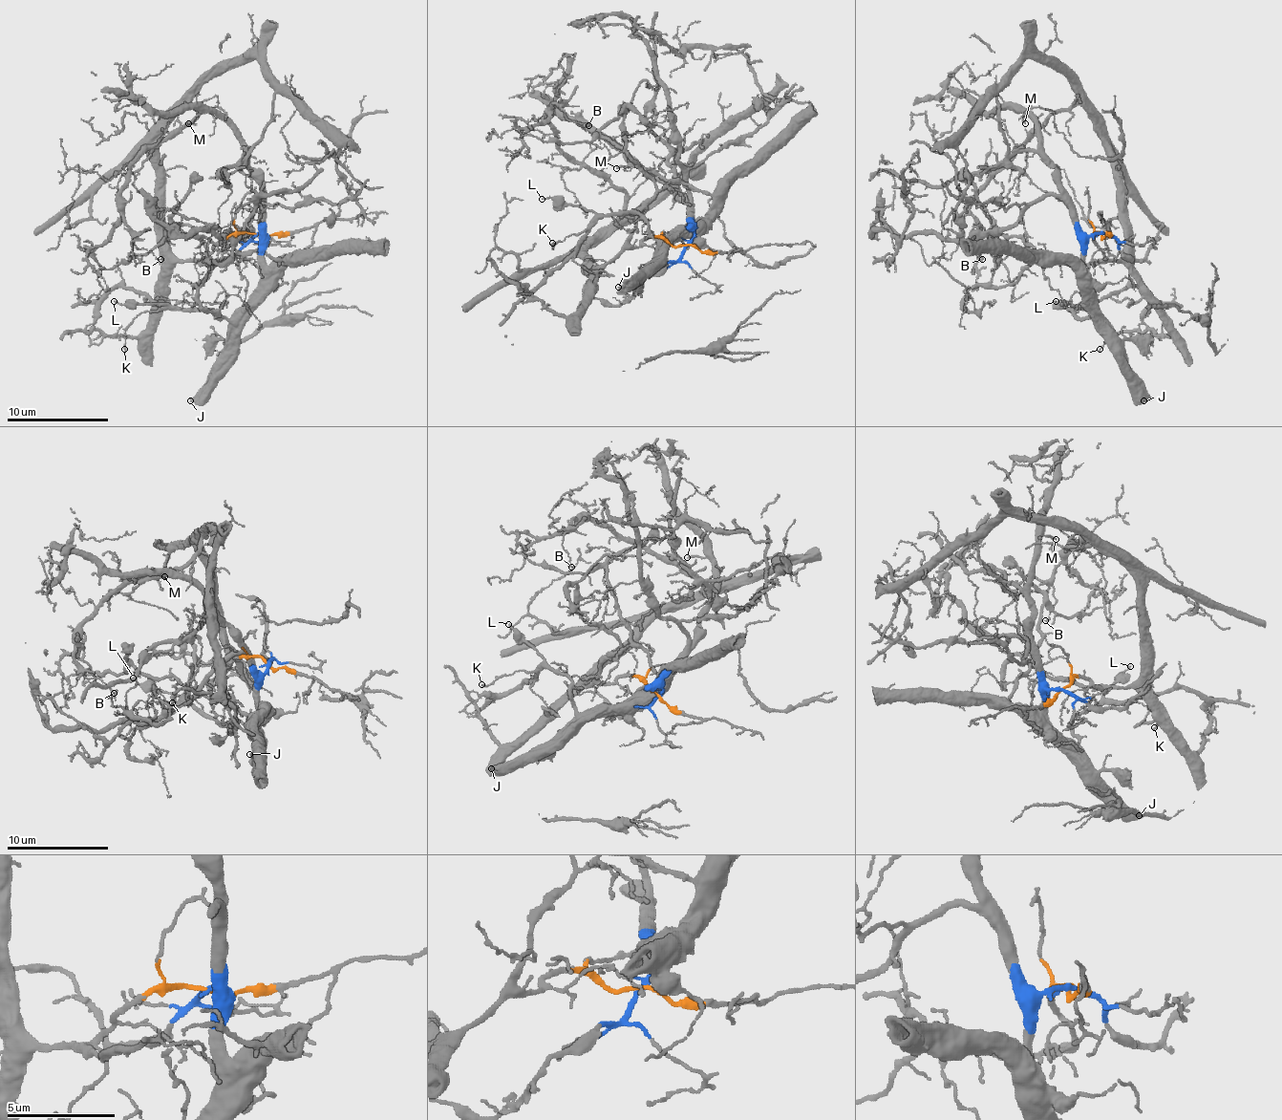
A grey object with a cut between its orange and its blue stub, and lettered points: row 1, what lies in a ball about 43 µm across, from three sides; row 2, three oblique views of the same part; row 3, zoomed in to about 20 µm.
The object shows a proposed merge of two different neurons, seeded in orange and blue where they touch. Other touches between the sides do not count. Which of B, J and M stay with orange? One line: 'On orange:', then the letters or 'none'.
On orange: B

